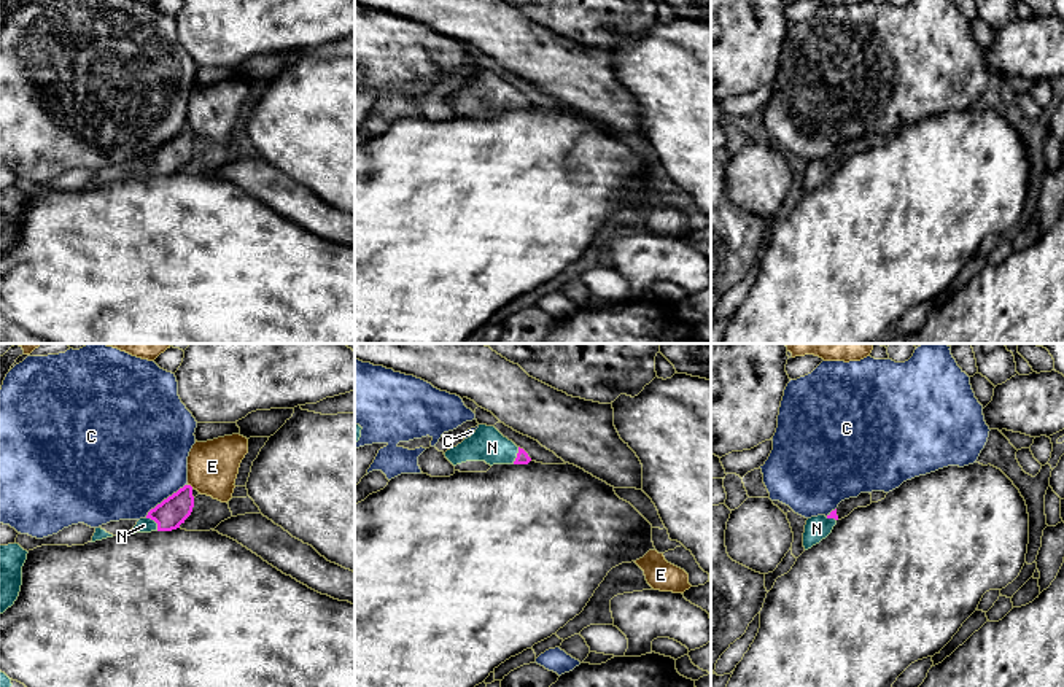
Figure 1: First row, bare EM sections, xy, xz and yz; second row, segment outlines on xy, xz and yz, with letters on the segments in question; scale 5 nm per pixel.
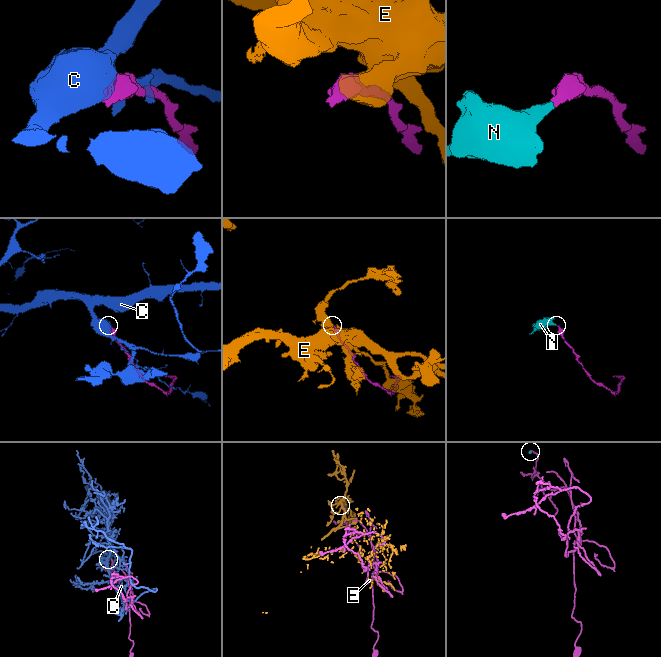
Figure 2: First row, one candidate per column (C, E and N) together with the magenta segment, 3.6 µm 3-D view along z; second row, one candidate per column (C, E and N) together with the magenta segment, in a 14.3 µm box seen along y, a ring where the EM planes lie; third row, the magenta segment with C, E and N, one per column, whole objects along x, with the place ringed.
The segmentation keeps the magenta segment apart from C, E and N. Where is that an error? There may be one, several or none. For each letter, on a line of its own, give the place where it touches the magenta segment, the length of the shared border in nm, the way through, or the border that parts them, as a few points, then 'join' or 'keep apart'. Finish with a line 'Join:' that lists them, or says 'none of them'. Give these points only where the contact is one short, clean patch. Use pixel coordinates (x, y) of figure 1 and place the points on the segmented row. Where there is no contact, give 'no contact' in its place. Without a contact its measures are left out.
C: meets magenta in xy at (164, 500); contact 280 nm long; keep apart
E: meets magenta in xy at (190, 485); contact 40 nm long; keep apart
N: meets magenta in xy at (155, 520); contact 90 nm long; runs through xy (175, 509), (155, 520), (143, 525); join
Join: N

